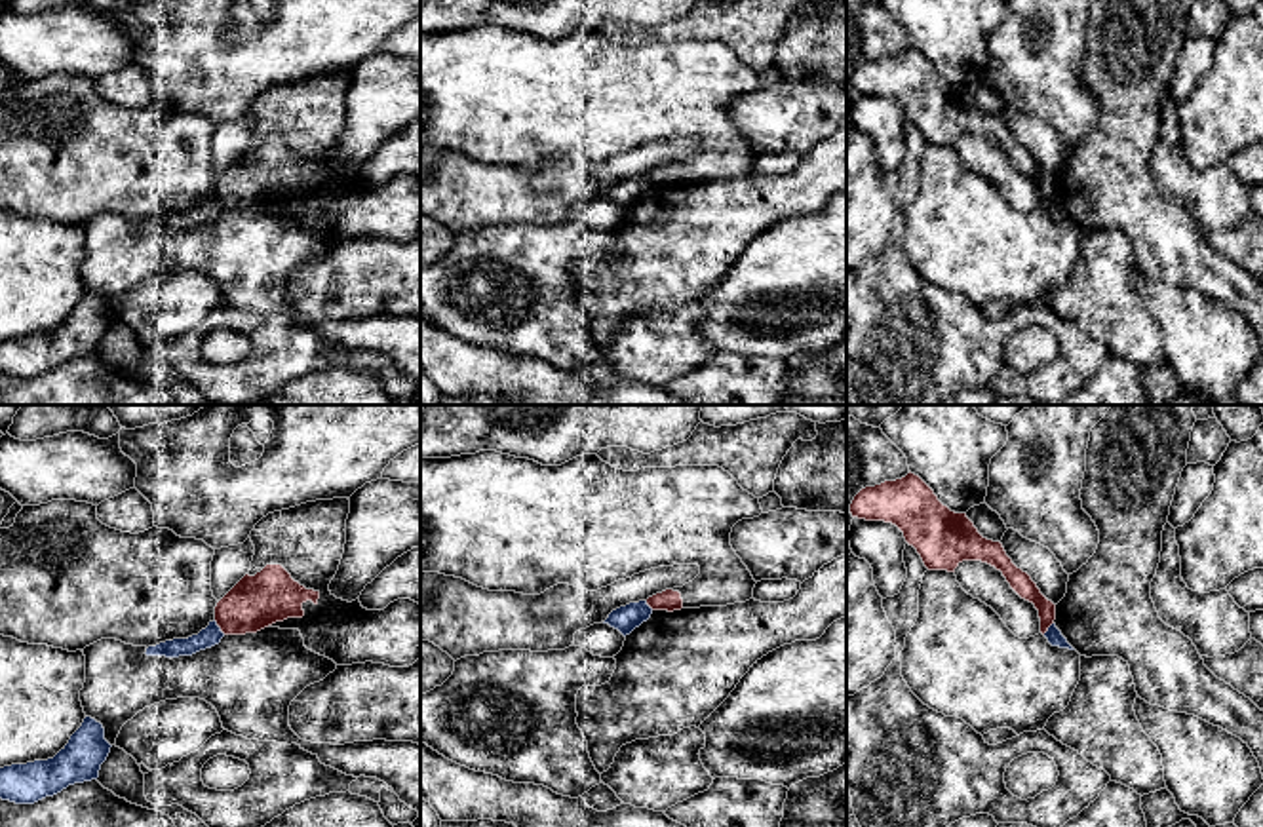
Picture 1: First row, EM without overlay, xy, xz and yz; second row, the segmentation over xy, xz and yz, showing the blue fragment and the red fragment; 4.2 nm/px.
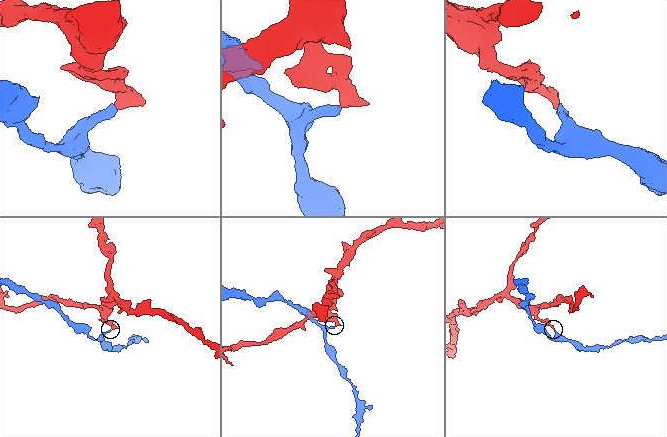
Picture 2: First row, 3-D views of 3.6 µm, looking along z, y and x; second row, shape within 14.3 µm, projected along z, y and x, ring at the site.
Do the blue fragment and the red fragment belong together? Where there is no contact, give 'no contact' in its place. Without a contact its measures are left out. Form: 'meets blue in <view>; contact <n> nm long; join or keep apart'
meets blue in xy; contact 80 nm long; keep apart

